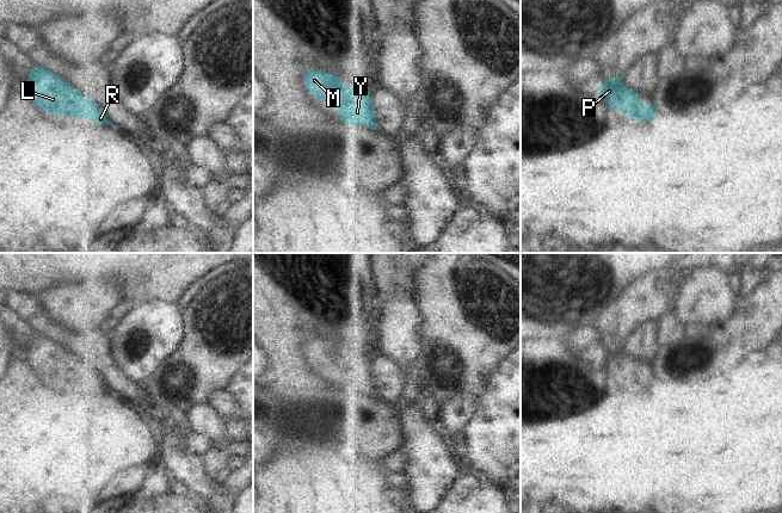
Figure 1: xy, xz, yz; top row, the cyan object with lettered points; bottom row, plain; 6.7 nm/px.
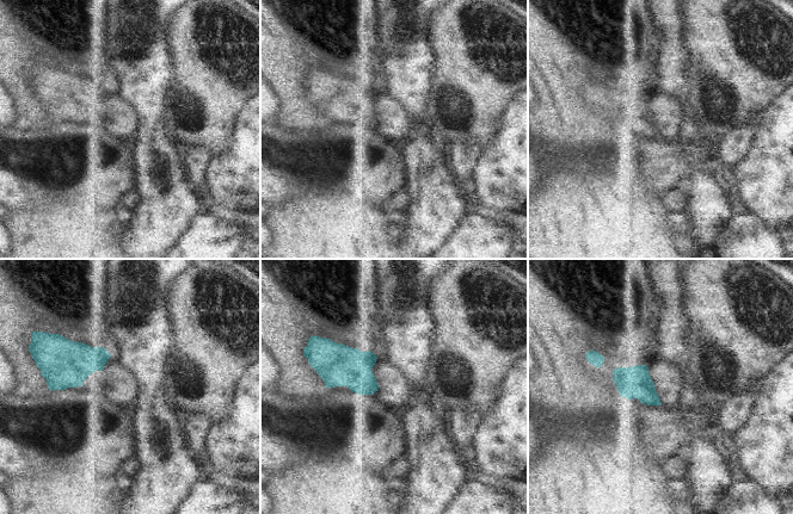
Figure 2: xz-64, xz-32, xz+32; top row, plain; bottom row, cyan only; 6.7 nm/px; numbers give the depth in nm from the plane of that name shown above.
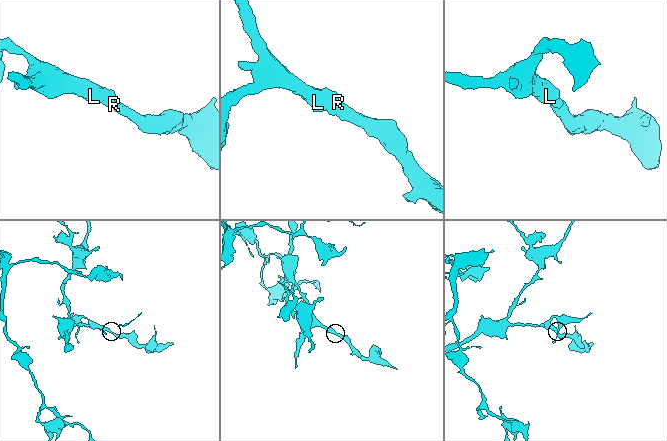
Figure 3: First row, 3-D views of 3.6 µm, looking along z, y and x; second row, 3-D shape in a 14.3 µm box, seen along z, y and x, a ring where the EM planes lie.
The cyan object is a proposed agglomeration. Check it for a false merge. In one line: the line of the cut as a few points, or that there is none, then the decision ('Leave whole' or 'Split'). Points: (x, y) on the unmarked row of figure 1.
No split. Leave whole.

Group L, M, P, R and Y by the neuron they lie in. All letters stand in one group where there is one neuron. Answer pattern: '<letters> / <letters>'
L M P R Y

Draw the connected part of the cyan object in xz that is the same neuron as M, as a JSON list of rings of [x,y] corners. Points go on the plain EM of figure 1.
[[[315,335],[306,339],[304,347],[307,357],[314,364],[326,367],[327,373],[335,375],[345,391],[380,397],[365,353],[349,353],[340,345]]]

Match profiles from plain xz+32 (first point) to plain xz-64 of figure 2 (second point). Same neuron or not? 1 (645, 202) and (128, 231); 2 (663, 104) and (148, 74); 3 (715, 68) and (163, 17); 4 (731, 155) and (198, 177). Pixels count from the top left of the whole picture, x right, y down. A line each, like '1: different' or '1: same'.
1: different
2: different
3: different
4: same

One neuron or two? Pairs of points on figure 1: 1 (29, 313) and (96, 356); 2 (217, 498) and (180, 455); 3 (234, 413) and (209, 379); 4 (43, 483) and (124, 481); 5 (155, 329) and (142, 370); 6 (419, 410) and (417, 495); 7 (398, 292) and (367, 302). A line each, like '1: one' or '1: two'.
1: one
2: one
3: two
4: two
5: one
6: one
7: two

